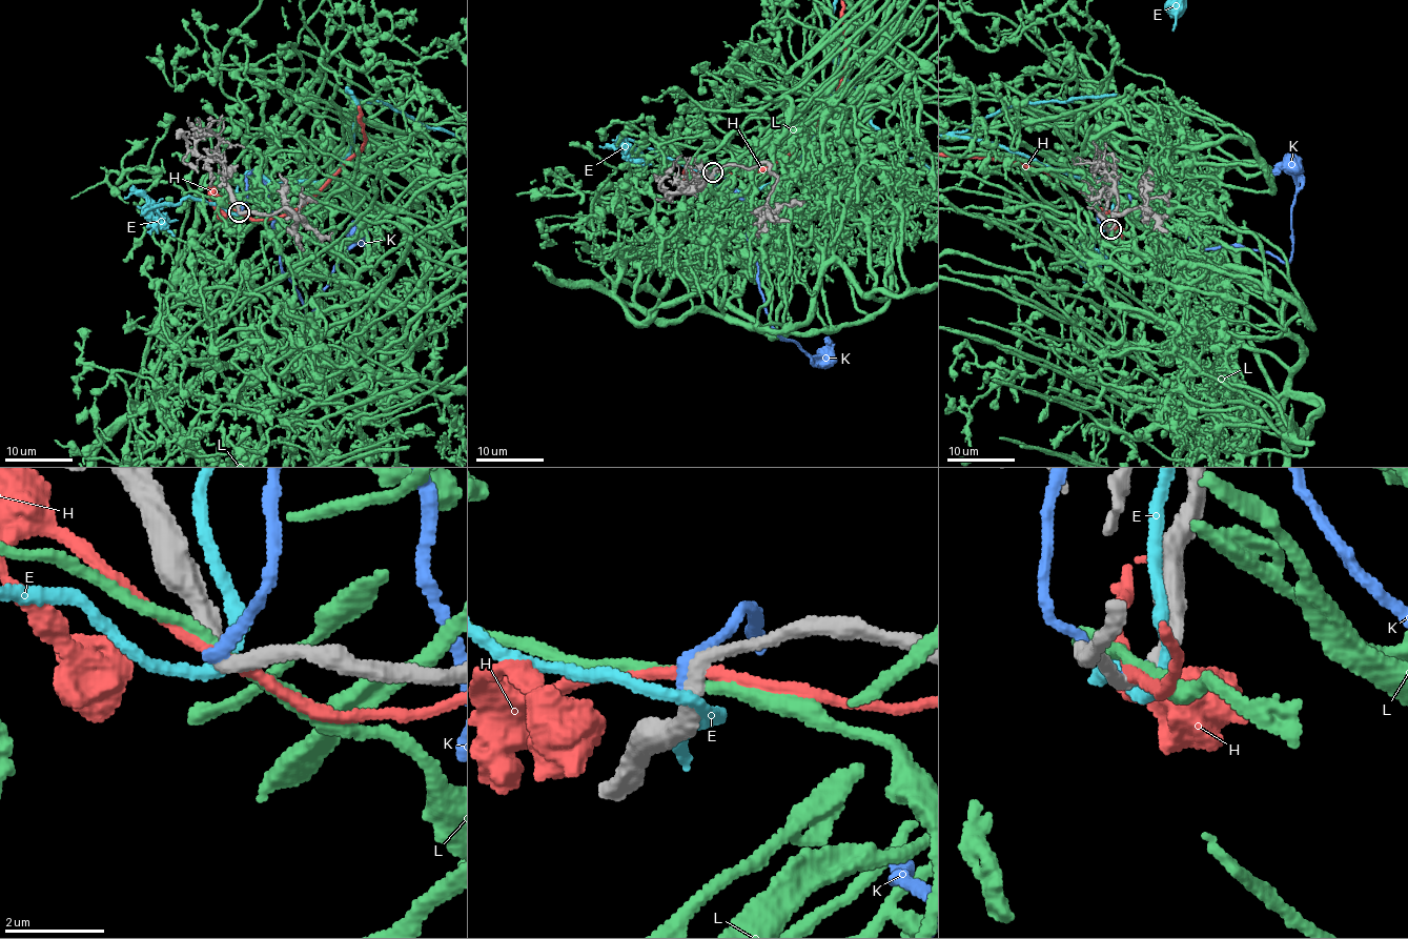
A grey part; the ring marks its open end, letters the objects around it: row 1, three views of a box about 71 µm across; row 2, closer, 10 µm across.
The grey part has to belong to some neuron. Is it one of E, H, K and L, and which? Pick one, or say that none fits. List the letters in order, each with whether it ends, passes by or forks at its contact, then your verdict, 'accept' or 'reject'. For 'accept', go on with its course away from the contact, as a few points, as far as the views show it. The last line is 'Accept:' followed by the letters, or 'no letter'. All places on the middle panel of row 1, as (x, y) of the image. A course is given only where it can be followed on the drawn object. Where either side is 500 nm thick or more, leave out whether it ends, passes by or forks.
E: it passes by; reject
H: it passes by; reject
K: it ends; accept
L: it passes by; reject
Accept: K

